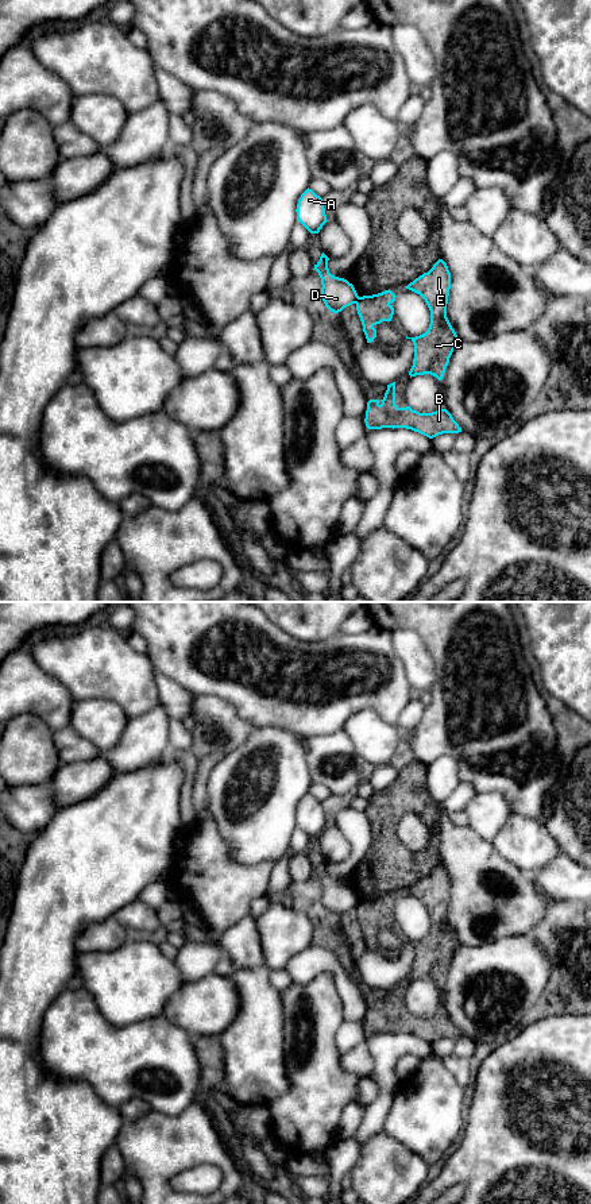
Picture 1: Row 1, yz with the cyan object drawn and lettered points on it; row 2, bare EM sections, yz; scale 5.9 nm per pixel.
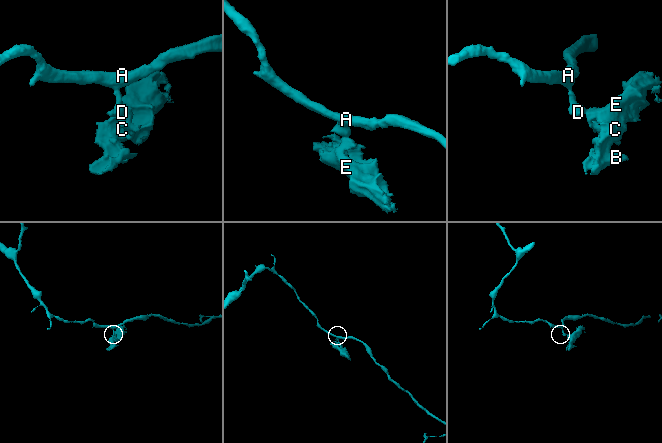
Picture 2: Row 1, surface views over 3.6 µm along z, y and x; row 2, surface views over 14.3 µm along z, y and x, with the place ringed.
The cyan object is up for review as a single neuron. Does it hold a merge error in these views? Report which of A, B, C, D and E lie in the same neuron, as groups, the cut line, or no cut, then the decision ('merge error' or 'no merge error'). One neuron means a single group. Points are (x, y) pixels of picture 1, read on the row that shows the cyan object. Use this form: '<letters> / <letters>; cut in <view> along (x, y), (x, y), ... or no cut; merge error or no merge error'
A D / B C E; cut in yz along (359, 297), (355, 303); merge error

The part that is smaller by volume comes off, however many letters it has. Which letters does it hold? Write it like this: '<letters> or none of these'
B, C, E

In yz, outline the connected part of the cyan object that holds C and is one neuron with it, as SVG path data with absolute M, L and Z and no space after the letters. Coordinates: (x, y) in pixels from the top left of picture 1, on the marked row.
M439 259L428 273L405 288L420 294L430 310L428 331L416 337L406 336L414 344L414 359L409 375L412 378L430 374L441 381L449 358L460 341L447 317L451 289L451 273L447 263Z

